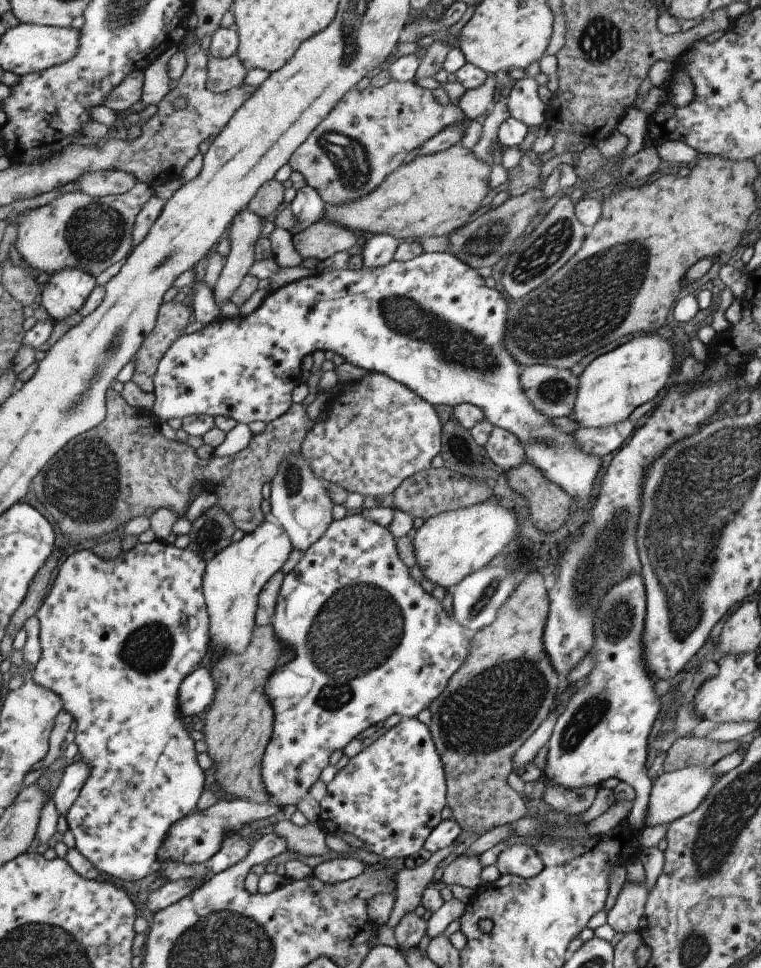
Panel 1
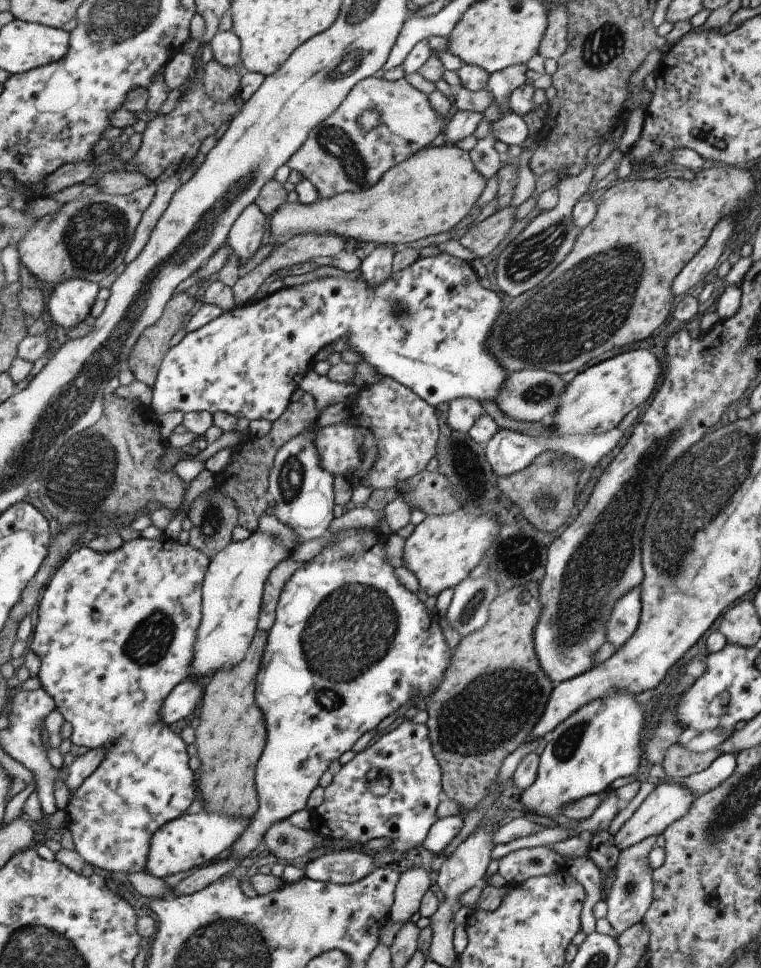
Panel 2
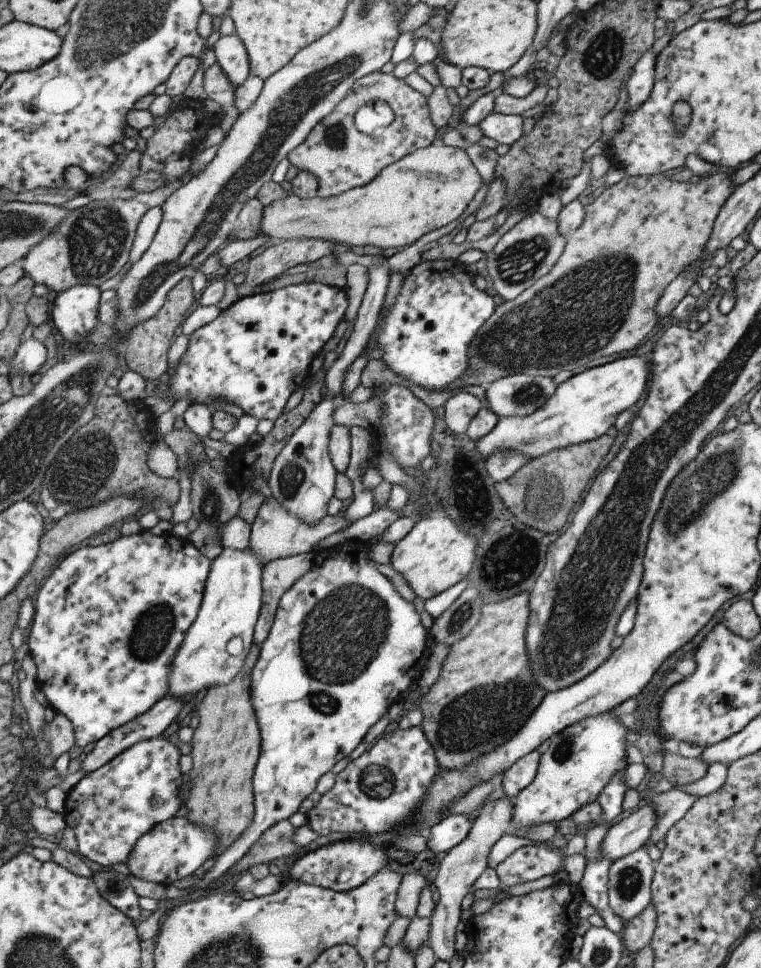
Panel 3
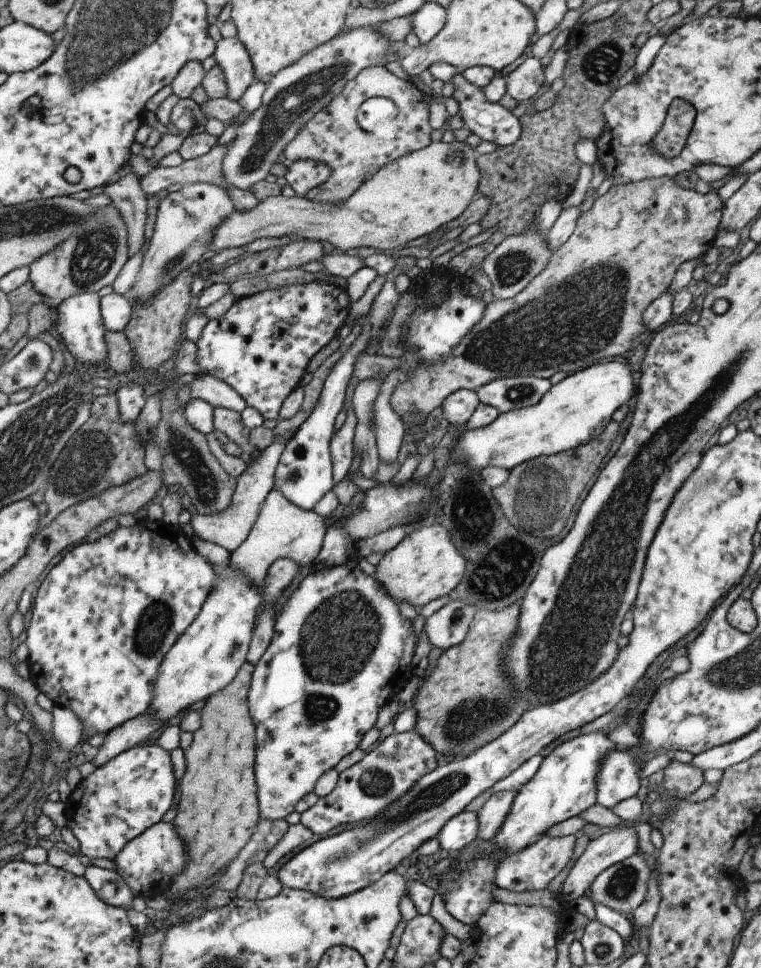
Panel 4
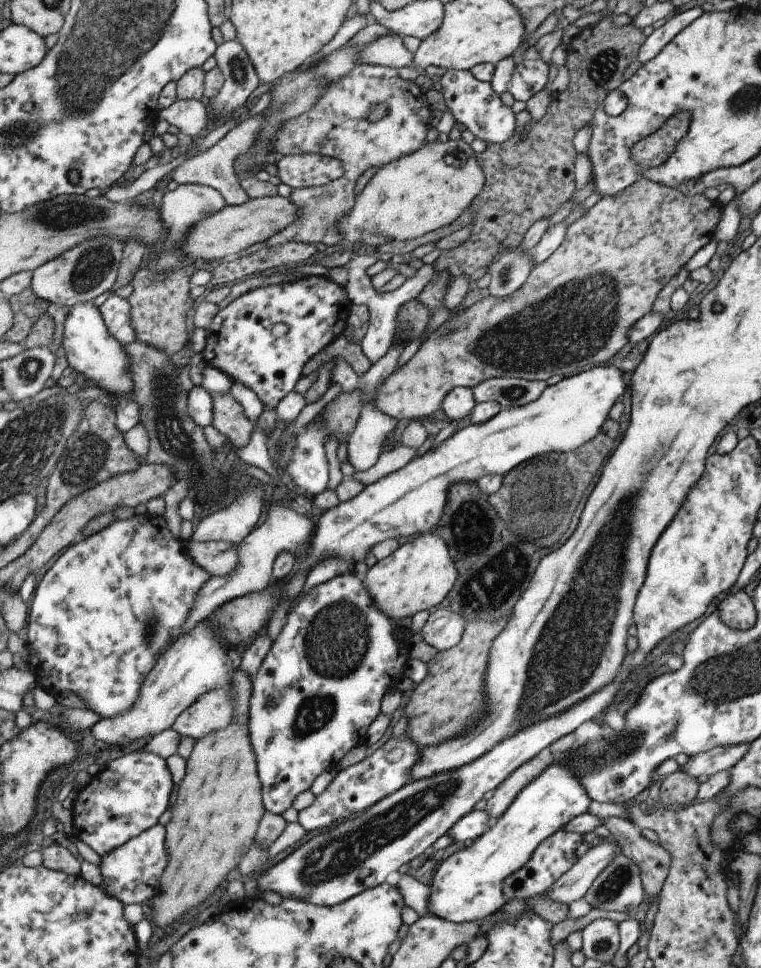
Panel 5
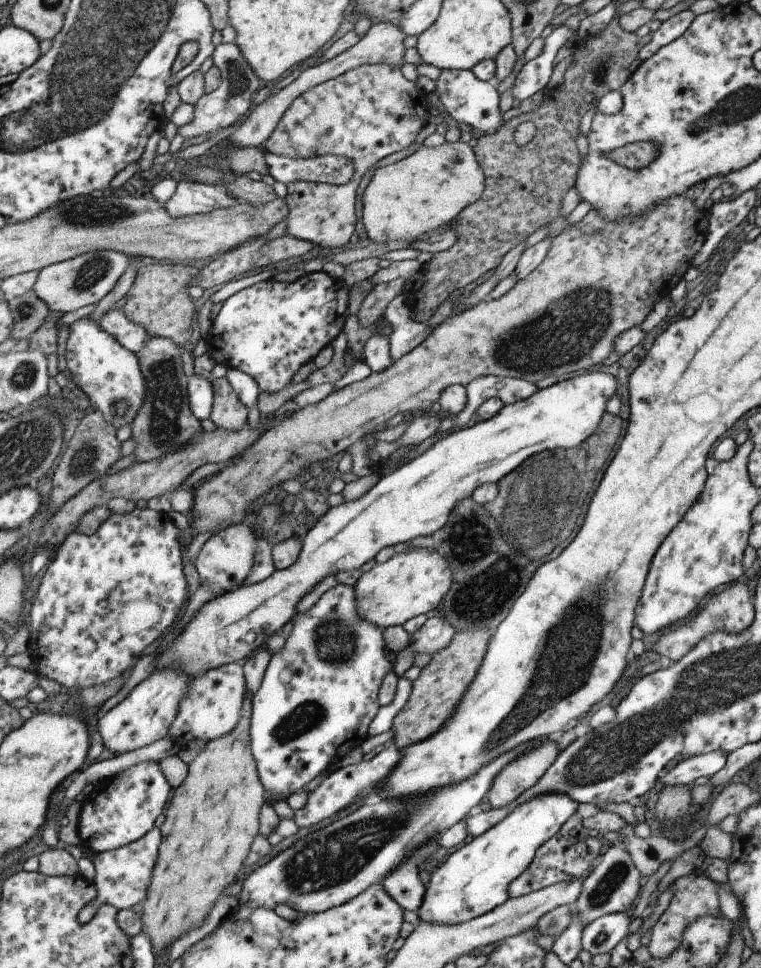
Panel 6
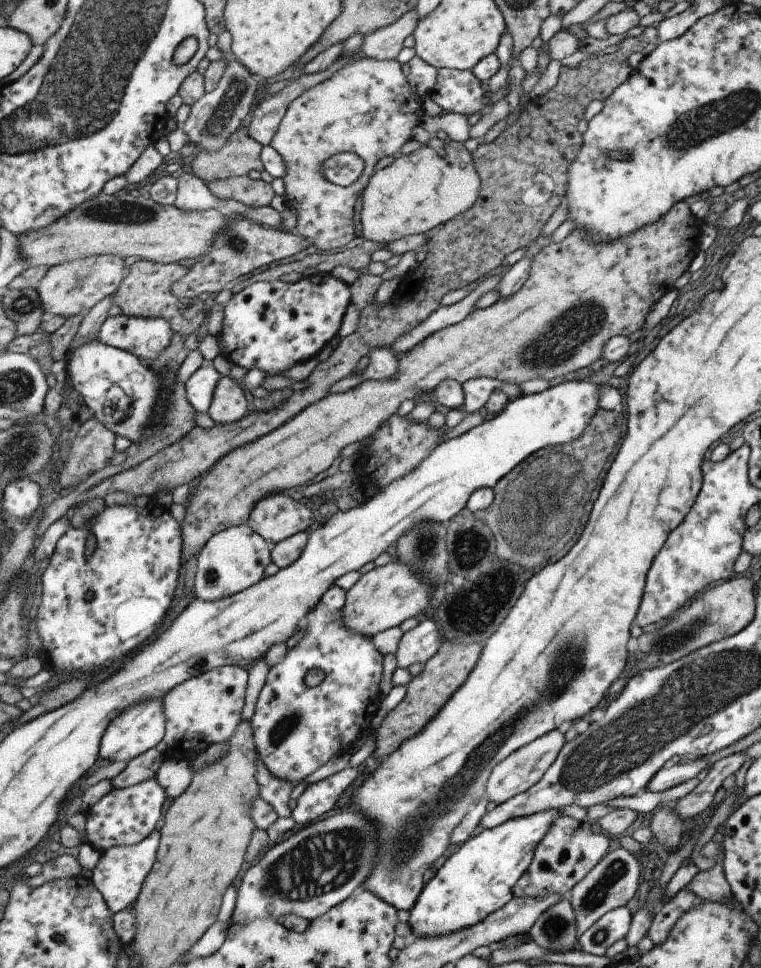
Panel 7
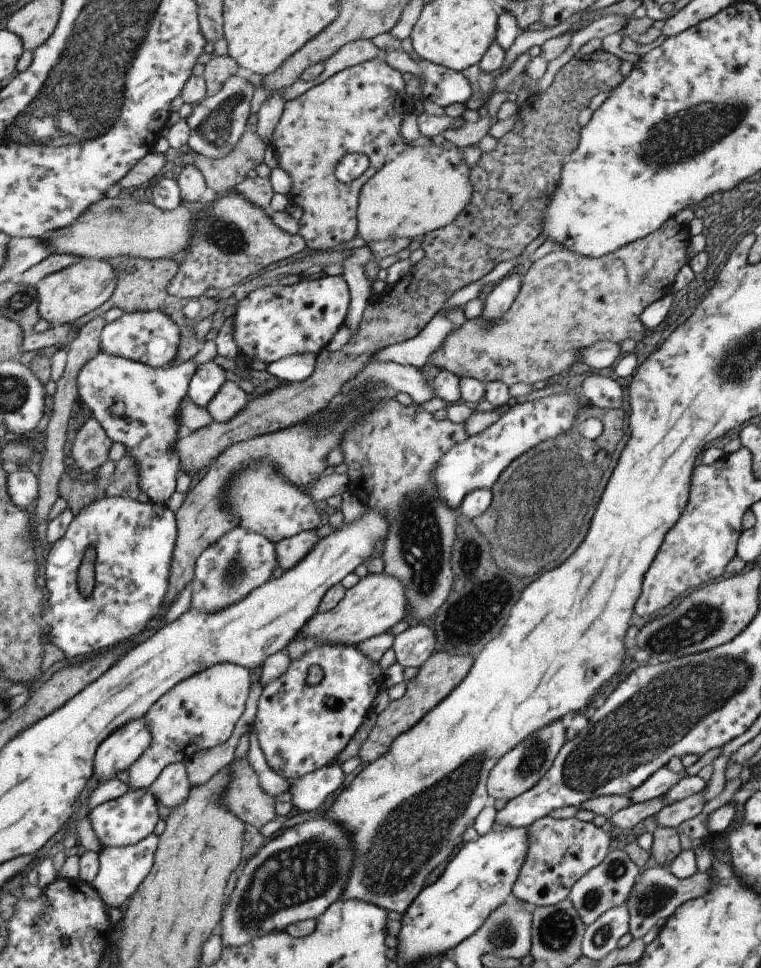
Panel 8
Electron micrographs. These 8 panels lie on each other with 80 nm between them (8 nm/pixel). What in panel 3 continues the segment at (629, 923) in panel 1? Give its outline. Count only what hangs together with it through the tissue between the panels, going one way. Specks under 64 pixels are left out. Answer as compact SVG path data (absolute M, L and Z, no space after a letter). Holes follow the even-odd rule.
M677 788L655 792L650 796L649 808L653 812L653 826L649 832L650 843L655 845L658 840L663 839L668 828L684 816L697 798L697 795L683 792ZM643 848L614 860L606 876L610 909L626 924L650 902L650 880L654 861Z

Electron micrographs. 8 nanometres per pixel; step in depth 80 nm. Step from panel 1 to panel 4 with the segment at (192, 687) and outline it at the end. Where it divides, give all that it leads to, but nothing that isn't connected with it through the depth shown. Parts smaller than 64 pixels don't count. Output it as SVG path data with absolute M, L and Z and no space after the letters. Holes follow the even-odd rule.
M145 714L125 721L106 734L104 741L99 746L99 752L97 752L91 762L97 767L105 764L107 760L118 755L120 752L135 746L135 744L139 744L155 729L161 729L162 724L147 717Z

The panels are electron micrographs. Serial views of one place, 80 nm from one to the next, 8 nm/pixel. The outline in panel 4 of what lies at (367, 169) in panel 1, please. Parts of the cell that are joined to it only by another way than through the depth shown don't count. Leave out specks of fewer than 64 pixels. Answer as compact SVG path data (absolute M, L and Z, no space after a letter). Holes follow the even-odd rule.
M385 64L368 66L349 79L339 94L329 99L283 147L283 154L292 161L313 159L331 167L332 174L320 185L309 189L304 199L316 203L340 205L357 190L365 176L371 176L387 163L427 146L432 128L428 121L429 97L407 80L399 80ZM369 97L385 97L395 104L397 116L378 125L376 132L364 131L355 120L359 105Z

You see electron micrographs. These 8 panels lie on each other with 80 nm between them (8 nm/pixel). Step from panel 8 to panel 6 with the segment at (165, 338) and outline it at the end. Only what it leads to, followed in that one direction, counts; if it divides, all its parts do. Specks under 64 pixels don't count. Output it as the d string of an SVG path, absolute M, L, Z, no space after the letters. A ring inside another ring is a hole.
M114 306L98 320L98 326L133 354L137 354L149 339L155 338L149 336L141 325L127 320L122 311L115 310Z

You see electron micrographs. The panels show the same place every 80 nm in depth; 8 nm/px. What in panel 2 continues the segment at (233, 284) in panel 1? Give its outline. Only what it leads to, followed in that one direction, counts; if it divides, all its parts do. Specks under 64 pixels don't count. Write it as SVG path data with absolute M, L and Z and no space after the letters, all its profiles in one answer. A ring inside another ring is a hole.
M255 203L248 204L245 211L229 229L225 244L229 245L243 266L244 260L253 255L260 246L261 234L265 230L265 215Z

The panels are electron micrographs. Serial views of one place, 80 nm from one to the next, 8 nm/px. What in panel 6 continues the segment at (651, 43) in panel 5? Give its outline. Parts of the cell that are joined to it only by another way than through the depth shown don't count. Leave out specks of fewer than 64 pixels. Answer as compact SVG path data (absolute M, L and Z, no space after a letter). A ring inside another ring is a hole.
M685 10L681 11L679 14L676 13L675 15L668 17L665 21L660 22L659 27L652 32L651 40L649 40L648 44L639 49L639 60L644 61L659 47L662 47L668 42L675 40L678 36L681 36L681 34L689 28L693 17L694 16L691 11Z

